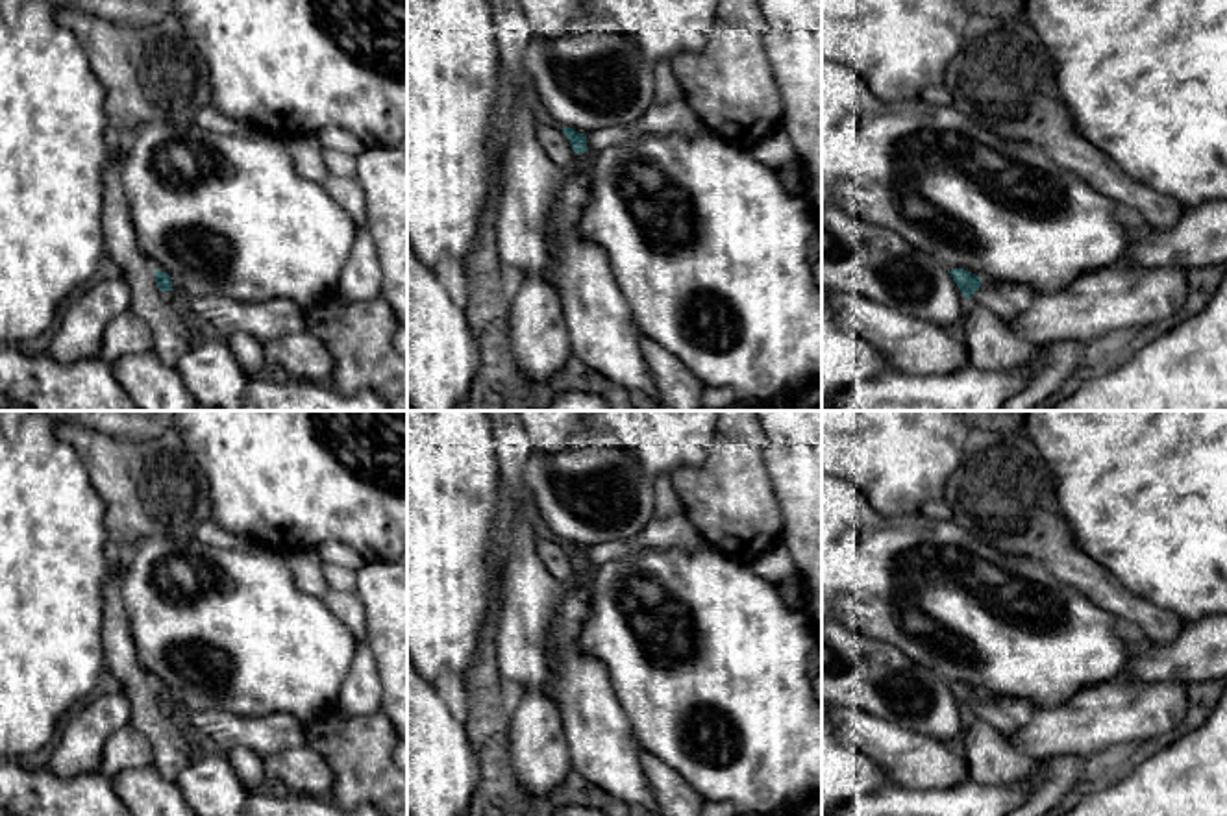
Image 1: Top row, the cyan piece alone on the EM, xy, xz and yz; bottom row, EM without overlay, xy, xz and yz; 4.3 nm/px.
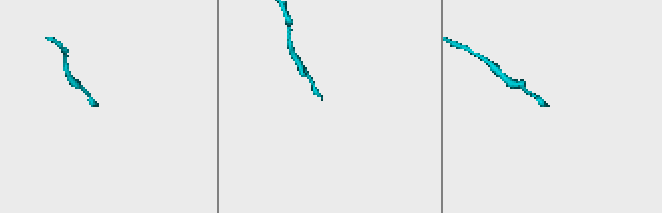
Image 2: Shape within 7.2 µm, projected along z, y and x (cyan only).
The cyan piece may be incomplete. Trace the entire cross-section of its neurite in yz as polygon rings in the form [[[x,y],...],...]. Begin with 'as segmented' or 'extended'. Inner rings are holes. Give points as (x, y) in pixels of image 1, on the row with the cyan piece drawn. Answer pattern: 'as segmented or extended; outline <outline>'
extended; outline [[[951,268],[949,274],[968,300],[988,307],[1005,324],[1012,322],[1020,315],[1020,298],[1012,296],[1005,289],[983,283],[979,276],[964,268]]]

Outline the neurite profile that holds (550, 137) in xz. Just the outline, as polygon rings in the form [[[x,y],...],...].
[[[542,117],[537,124],[537,141],[557,167],[572,172],[576,152],[559,126]]]

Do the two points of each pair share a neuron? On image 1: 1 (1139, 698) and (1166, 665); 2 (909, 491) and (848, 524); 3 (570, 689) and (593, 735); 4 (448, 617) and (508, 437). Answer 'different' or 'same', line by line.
1: different
2: different
3: same
4: different

